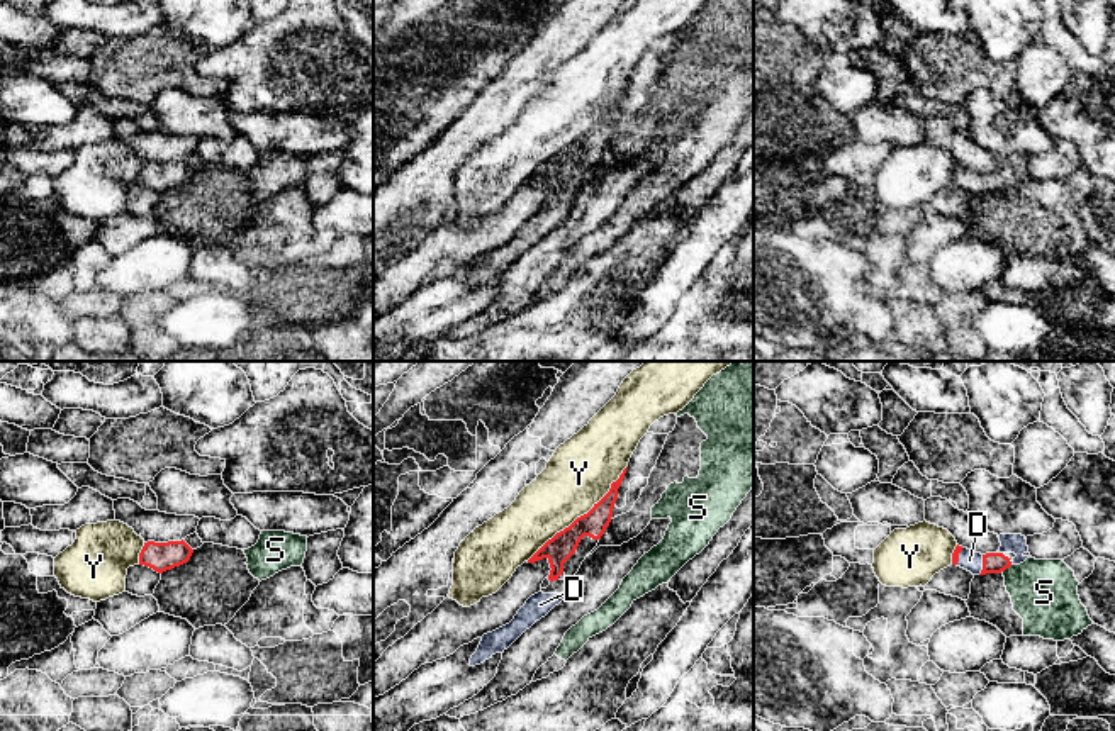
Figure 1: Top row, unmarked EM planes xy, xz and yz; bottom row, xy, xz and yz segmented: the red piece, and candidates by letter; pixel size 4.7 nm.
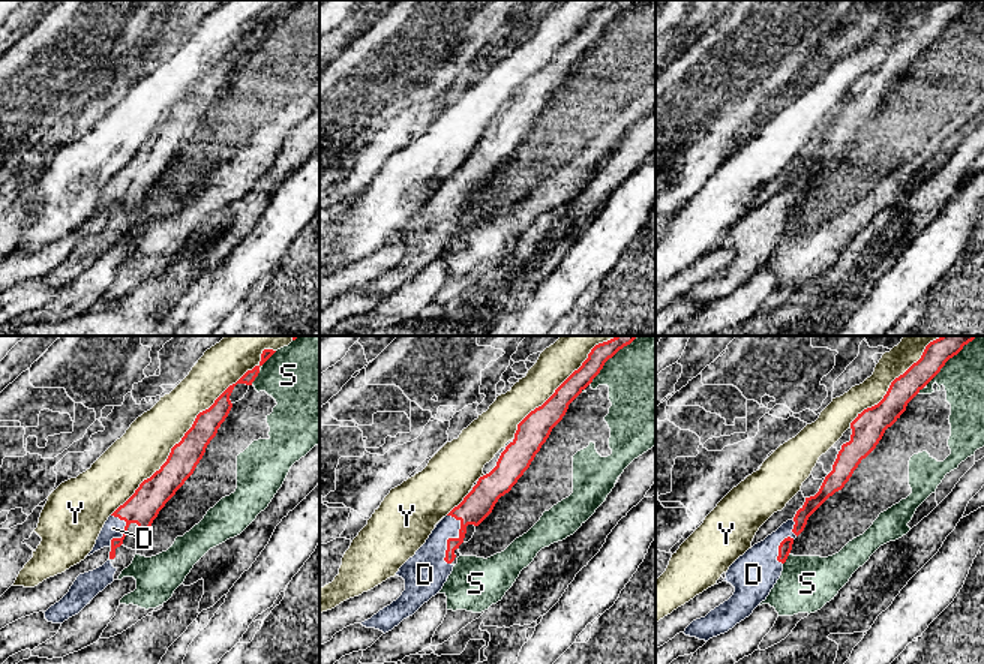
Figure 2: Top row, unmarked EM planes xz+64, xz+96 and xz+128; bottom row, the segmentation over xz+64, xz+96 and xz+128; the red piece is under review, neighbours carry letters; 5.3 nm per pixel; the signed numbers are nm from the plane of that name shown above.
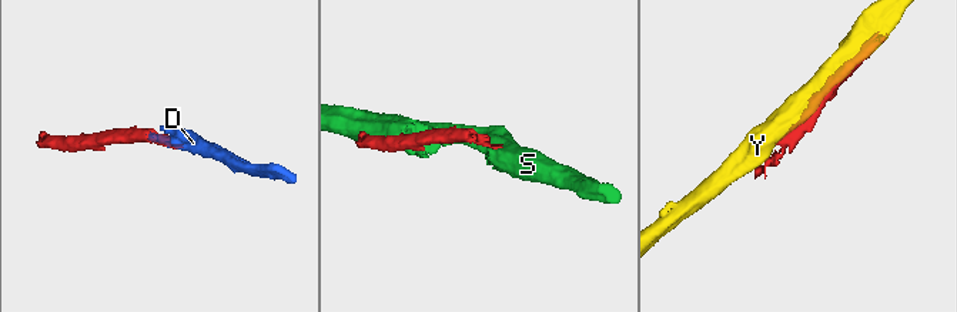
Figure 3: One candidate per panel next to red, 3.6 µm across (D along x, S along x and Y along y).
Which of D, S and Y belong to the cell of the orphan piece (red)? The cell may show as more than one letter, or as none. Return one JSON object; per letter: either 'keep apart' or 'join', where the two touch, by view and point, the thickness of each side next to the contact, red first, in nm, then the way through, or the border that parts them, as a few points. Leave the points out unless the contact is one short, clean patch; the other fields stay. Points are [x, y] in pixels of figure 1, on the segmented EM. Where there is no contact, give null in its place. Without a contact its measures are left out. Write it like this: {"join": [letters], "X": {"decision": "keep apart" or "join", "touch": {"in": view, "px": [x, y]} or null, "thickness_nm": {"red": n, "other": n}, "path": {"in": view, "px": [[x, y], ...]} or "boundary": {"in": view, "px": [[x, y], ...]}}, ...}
{"join": ["D"], "D": {"decision": "join", "touch": {"in": "yz", "px": [983, 565]}, "thickness_nm": {"red": 100, "other": 100}}, "S": {"decision": "keep apart", "touch": {"in": "yz", "px": [1005, 569]}, "thickness_nm": {"red": 100, "other": 320}}, "Y": {"decision": "keep apart", "touch": {"in": "xz", "px": [581, 516]}, "thickness_nm": {"red": 120, "other": 320}}}

